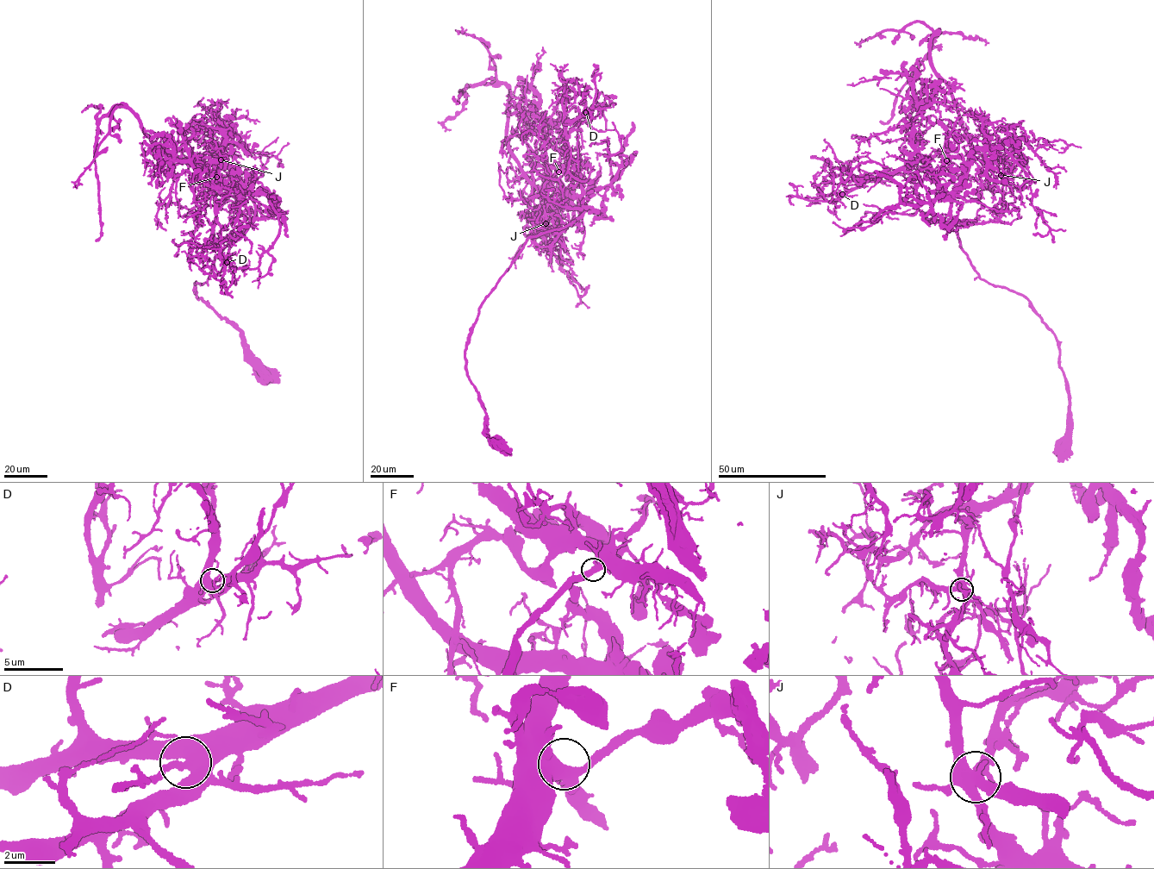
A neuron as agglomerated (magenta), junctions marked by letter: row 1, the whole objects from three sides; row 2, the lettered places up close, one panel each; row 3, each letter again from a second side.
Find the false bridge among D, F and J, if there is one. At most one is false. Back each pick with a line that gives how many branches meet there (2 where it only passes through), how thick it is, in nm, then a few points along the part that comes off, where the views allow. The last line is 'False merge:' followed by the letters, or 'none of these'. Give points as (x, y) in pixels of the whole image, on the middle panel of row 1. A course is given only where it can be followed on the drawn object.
False merge: none of these

